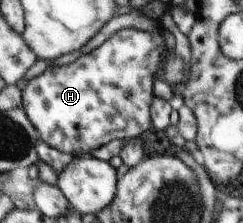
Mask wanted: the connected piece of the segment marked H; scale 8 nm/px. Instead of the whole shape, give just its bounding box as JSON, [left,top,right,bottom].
[23,26,164,155]

